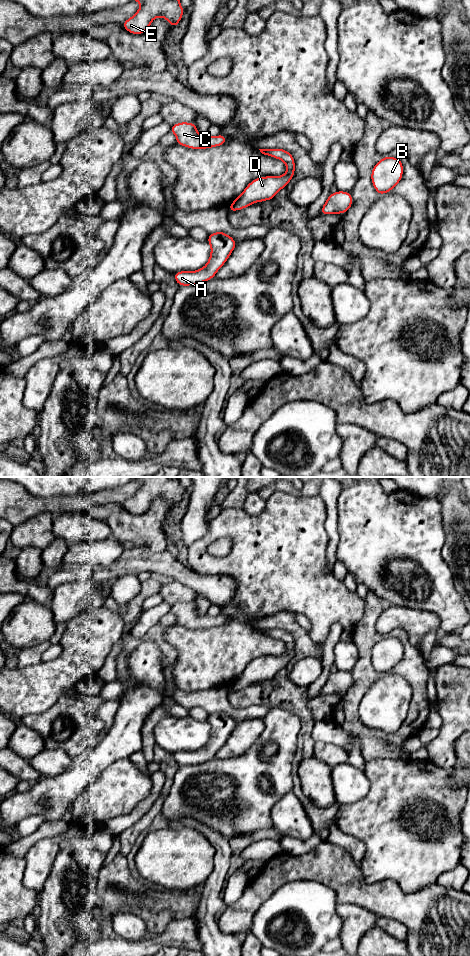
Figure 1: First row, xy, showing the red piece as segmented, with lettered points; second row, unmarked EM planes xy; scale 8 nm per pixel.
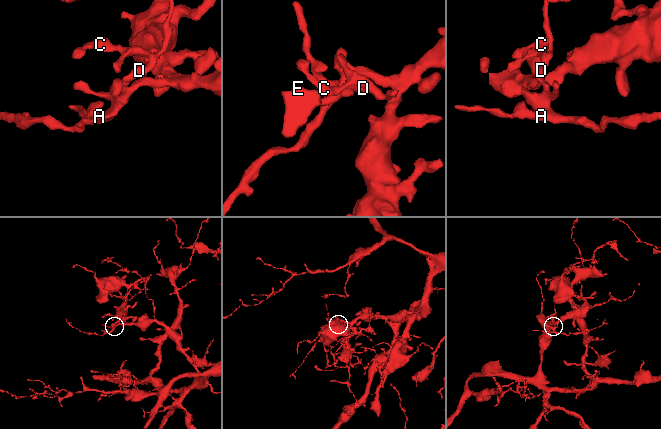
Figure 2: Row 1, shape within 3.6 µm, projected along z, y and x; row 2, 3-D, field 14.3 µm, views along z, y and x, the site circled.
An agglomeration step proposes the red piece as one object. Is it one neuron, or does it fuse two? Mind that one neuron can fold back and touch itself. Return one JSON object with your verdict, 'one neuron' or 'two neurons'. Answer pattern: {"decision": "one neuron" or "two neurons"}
{"decision": "two neurons"}

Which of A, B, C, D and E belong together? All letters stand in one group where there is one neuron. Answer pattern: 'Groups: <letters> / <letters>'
Groups: A B / C D E

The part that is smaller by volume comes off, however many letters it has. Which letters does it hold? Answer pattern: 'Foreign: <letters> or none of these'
Foreign: C, D, E

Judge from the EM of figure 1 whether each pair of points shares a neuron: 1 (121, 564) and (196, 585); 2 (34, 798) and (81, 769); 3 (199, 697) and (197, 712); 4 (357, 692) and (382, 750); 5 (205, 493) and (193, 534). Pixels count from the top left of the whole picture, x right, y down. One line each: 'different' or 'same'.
1: same
2: same
3: different
4: same
5: same

